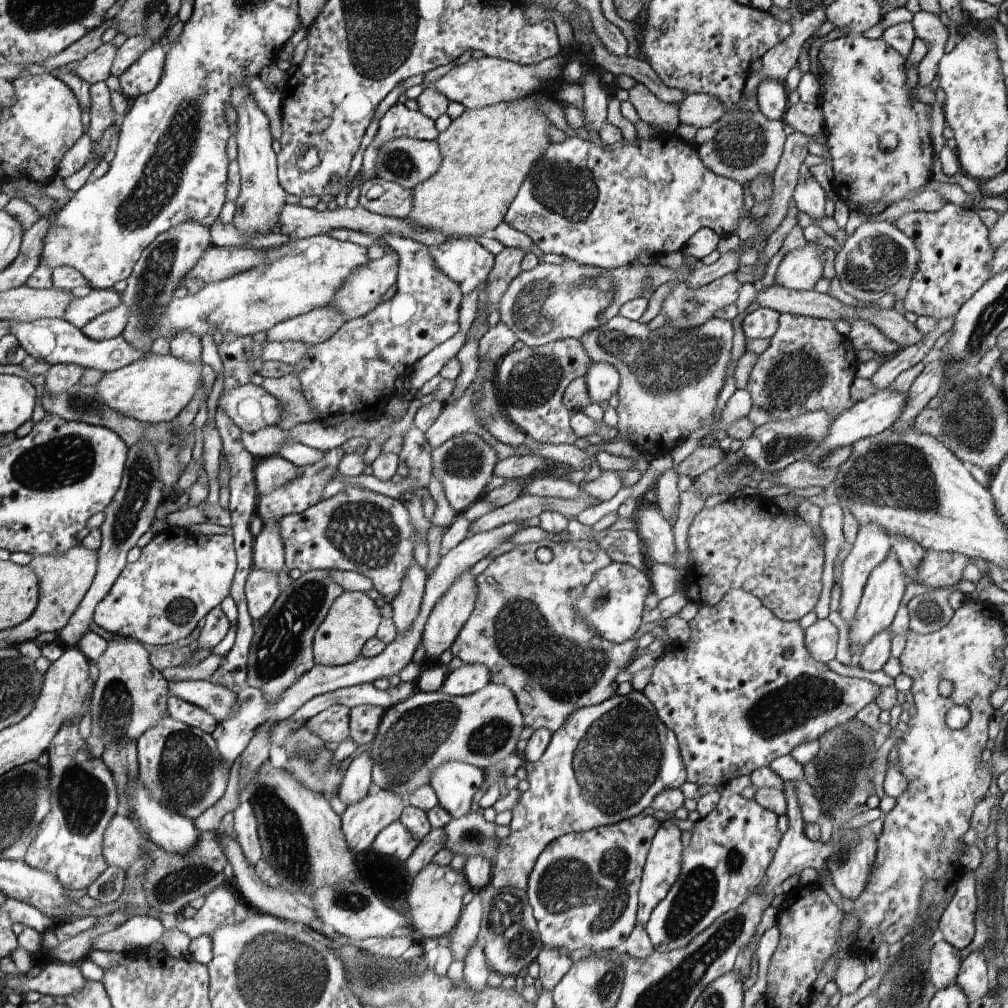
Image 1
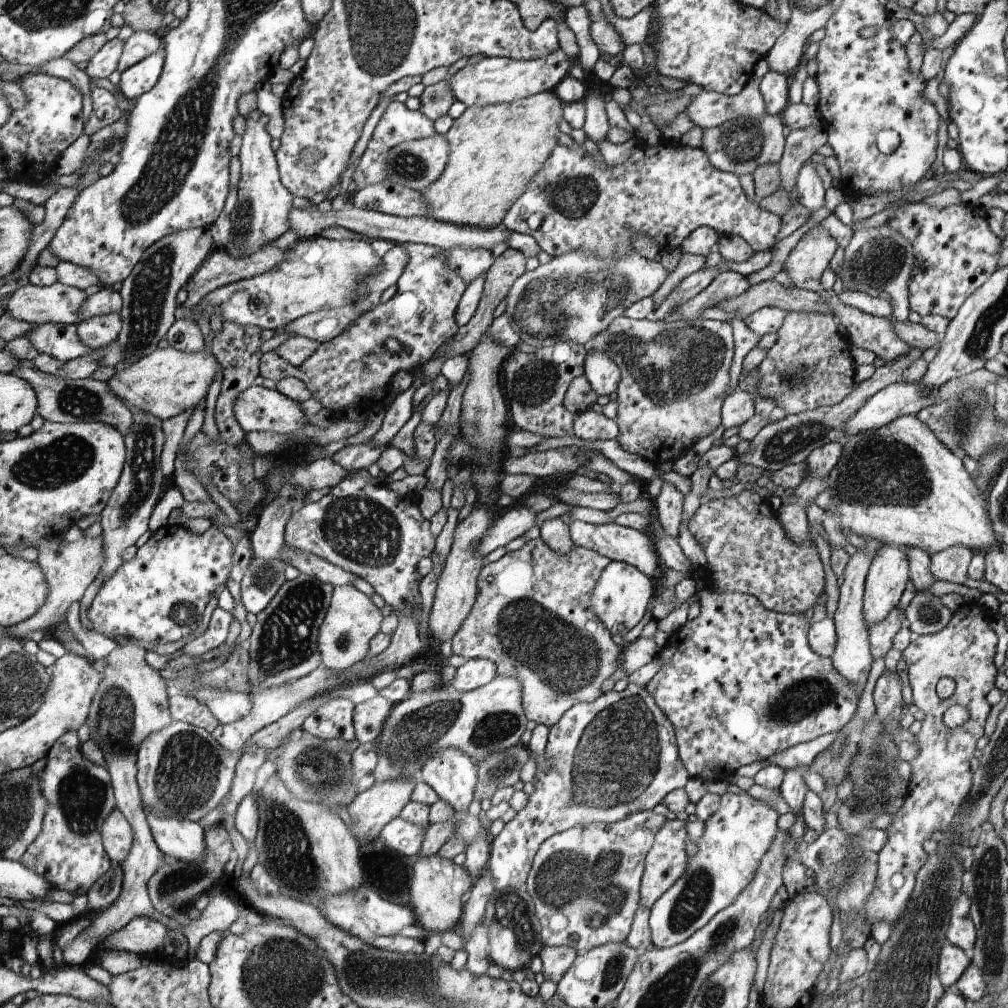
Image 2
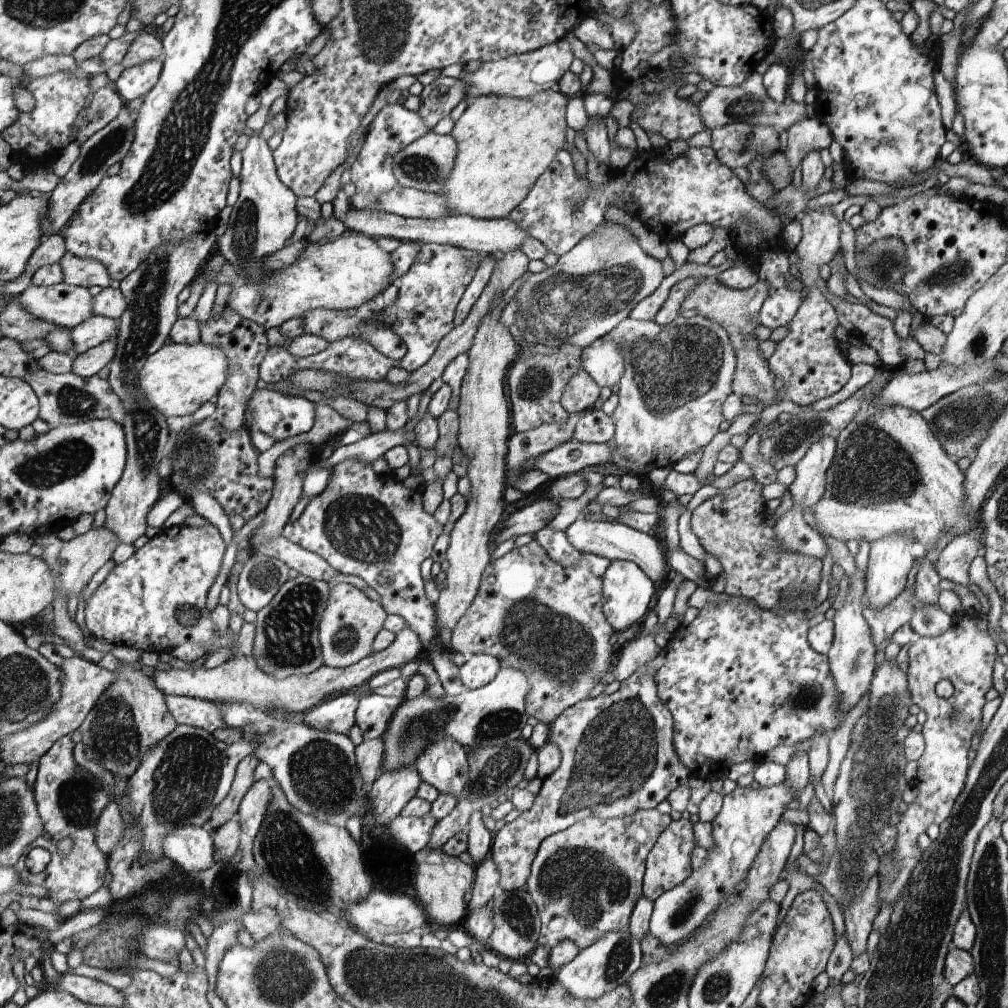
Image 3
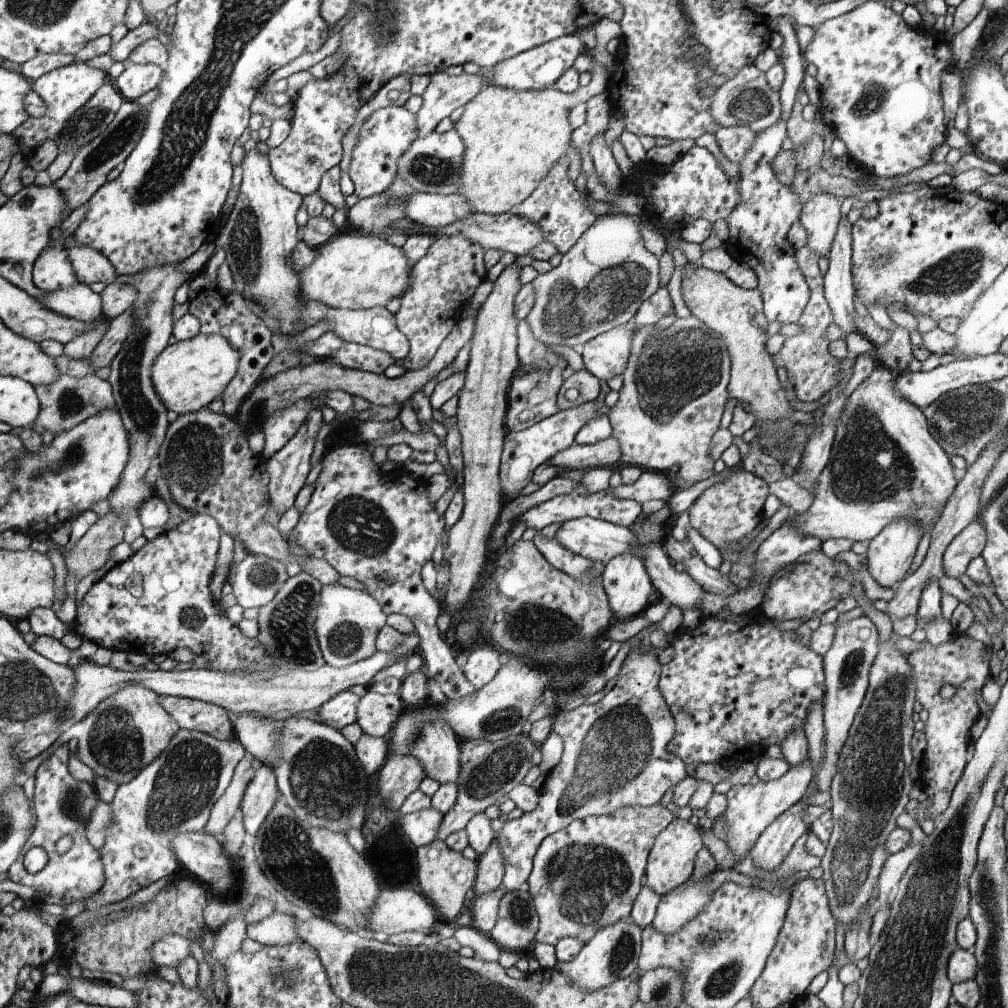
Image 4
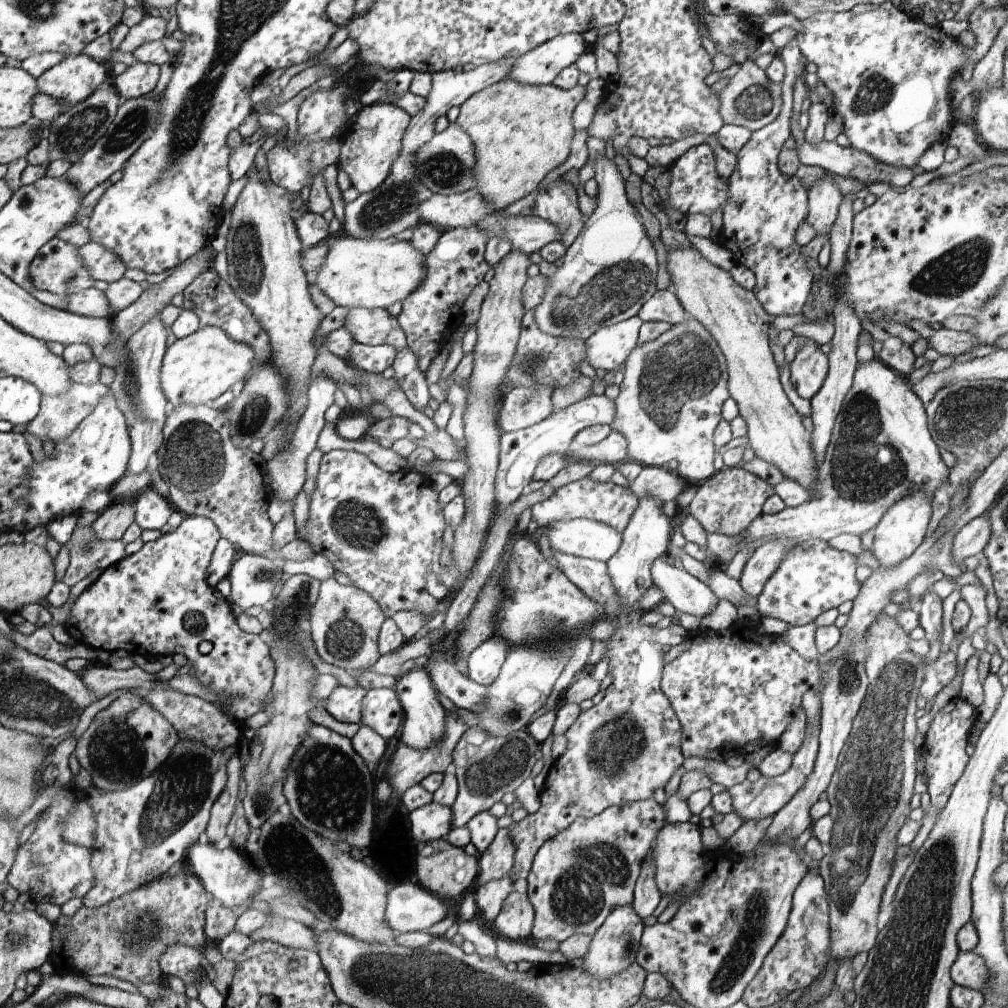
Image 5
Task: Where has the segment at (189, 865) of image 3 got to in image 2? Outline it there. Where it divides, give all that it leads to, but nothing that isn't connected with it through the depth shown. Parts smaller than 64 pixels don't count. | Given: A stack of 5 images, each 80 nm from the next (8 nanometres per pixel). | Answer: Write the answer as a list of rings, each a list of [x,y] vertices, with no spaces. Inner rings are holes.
[[[147,807],[153,839],[166,857],[183,863],[199,863],[207,853],[206,829],[196,821],[162,819]]]

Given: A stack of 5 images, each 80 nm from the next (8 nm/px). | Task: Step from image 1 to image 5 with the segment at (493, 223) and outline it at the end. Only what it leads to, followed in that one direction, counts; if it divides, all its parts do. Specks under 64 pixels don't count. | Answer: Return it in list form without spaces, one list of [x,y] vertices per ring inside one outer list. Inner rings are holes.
[[[507,77],[502,79],[487,89],[481,90],[479,93],[472,95],[463,105],[459,106],[459,115],[457,122],[472,138],[473,143],[476,146],[477,164],[473,169],[475,177],[478,178],[477,186],[474,189],[478,189],[482,196],[485,196],[487,203],[491,204],[493,210],[496,212],[502,212],[509,204],[520,200],[523,196],[530,194],[533,190],[537,189],[538,184],[544,180],[544,177],[549,172],[552,172],[554,168],[558,168],[570,154],[570,146],[572,146],[572,136],[574,136],[573,125],[573,112],[578,102],[582,100],[582,92],[584,88],[582,85],[576,85],[573,89],[561,89],[560,87],[552,85],[533,85],[517,81]]]

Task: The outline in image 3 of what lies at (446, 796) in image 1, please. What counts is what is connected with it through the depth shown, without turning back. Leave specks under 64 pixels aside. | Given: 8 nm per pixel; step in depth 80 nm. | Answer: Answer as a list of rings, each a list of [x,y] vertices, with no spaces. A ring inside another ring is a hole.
[[[444,735],[419,754],[415,766],[429,785],[460,798],[463,788],[470,783],[467,751],[451,736]]]

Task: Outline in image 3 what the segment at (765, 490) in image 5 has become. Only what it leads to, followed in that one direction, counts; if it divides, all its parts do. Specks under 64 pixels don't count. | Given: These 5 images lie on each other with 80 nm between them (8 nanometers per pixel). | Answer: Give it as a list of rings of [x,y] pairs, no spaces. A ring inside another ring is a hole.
[[[751,477],[718,489],[691,512],[690,526],[703,548],[720,559],[726,576],[724,592],[753,599],[761,609],[770,611],[792,587],[797,593],[816,593],[822,563],[816,557],[777,550],[773,527],[762,527],[766,517],[763,488]]]

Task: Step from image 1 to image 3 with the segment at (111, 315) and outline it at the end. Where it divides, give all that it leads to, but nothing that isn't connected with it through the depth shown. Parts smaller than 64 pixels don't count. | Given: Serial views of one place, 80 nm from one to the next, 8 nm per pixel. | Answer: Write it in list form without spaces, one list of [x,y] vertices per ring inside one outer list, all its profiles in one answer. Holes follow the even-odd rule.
[[[94,315],[71,329],[71,344],[79,355],[107,341],[119,328],[119,320]]]

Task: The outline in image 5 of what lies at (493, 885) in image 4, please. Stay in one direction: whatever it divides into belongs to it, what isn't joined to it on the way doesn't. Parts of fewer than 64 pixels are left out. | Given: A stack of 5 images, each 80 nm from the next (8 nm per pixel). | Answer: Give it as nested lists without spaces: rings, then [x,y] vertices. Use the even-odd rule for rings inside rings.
[[[511,824],[498,829],[490,846],[478,855],[480,857],[480,876],[478,876],[480,885],[510,874],[516,850],[515,842],[511,837],[512,828]]]

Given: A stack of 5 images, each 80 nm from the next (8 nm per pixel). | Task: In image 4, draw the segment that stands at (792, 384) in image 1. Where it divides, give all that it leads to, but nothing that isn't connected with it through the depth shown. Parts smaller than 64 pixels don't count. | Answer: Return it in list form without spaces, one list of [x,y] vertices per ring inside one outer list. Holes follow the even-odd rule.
[[[808,244],[796,251],[796,260],[806,277],[811,293],[803,313],[793,325],[792,336],[786,339],[778,357],[781,365],[785,366],[790,374],[790,381],[792,381],[797,398],[802,402],[812,402],[819,400],[830,389],[833,389],[834,385],[838,384],[839,362],[828,353],[829,342],[823,337],[826,328],[834,322],[833,314],[824,294],[824,277],[818,268],[819,256],[814,249],[809,248]],[[797,330],[798,334],[795,333]]]

